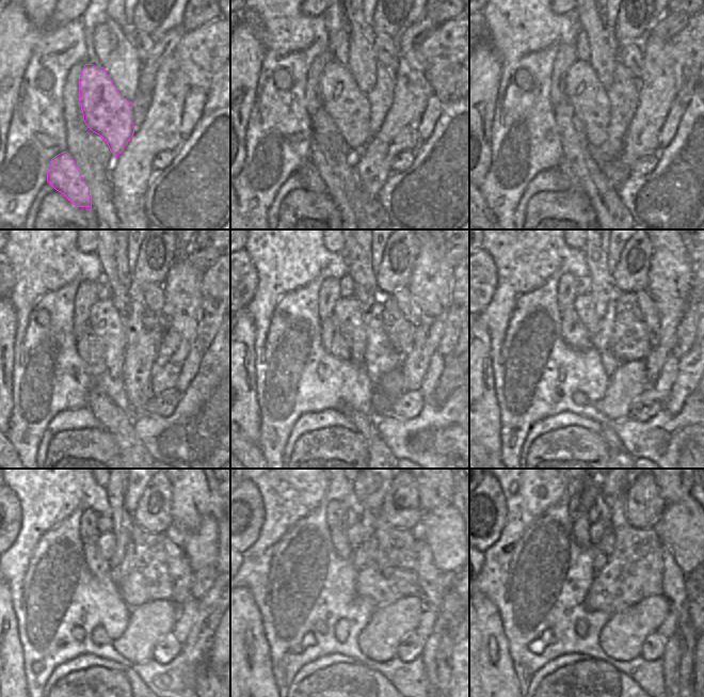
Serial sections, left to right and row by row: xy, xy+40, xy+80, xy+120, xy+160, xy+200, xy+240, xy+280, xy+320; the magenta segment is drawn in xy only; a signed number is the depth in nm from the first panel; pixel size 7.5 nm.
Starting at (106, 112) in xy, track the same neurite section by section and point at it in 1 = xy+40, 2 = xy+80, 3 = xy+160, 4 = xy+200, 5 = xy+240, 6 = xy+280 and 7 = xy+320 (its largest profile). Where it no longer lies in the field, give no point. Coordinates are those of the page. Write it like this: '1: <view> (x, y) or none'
1: xy+40 (349, 108)
2: xy+80 (582, 89)
3: xy+160 (347, 311)
4: xy+200 (585, 306)
5: xy+240 (107, 542)
6: xy+280 (355, 535)
7: xy+320 (598, 528)

